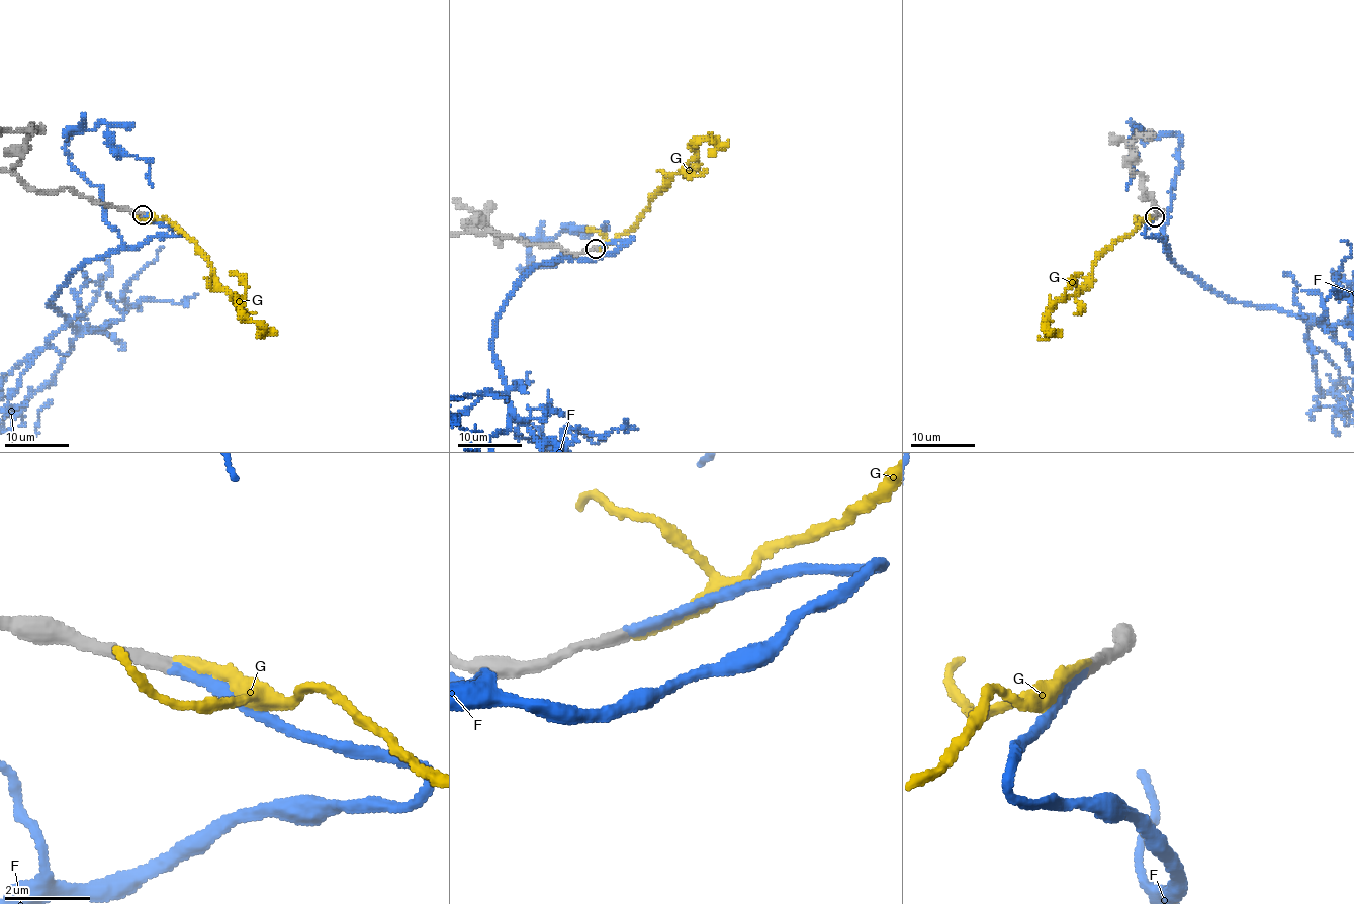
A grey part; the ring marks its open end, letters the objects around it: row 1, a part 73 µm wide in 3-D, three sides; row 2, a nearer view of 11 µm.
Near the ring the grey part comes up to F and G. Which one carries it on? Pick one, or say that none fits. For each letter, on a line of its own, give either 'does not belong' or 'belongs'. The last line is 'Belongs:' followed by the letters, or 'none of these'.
F: belongs
G: does not belong
Belongs: F

